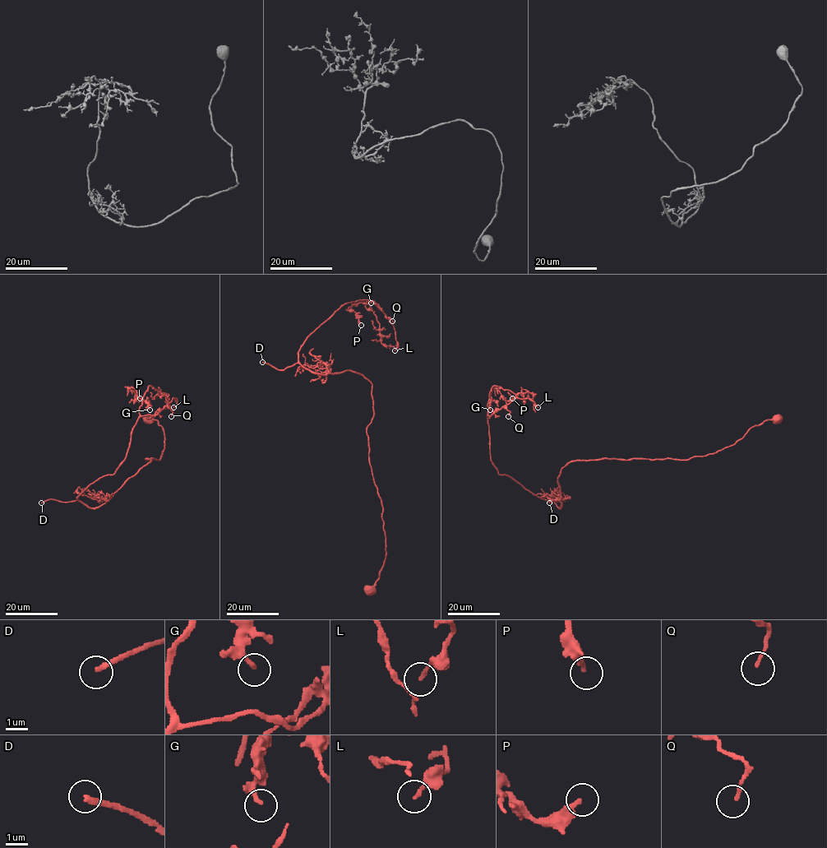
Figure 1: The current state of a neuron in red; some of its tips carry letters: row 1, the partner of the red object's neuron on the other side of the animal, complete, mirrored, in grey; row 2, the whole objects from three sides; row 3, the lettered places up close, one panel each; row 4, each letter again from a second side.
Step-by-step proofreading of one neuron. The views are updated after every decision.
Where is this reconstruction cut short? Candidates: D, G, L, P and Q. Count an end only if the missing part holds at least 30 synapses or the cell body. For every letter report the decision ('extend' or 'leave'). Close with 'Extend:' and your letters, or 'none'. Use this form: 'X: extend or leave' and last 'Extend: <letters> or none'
D: extend
G: leave
L: leave
P: extend
Q: leave
Extend: D, P

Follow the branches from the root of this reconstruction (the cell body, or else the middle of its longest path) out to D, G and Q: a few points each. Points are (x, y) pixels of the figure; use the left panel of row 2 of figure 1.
D: (149, 419), (162, 428), (160, 459), (145, 459), (153, 460), (104, 502), (95, 507), (77, 500), (41, 502)
G: (149, 419), (162, 428), (160, 459), (145, 459), (101, 505), (78, 500), (115, 472), (143, 400), (150, 410)
Q: (149, 419), (162, 428), (160, 459), (101, 505), (78, 500), (115, 472), (140, 416), (171, 416)

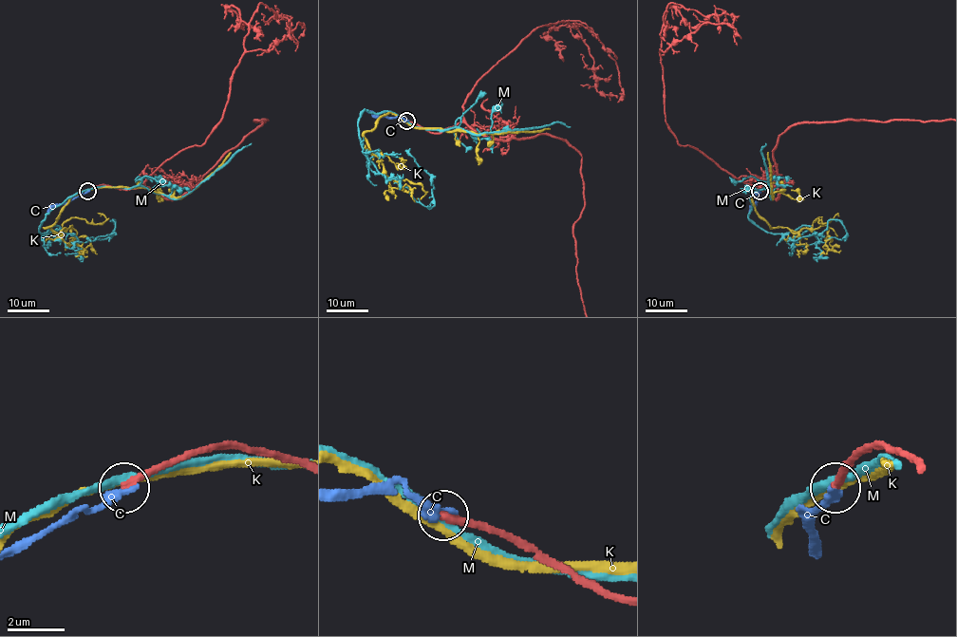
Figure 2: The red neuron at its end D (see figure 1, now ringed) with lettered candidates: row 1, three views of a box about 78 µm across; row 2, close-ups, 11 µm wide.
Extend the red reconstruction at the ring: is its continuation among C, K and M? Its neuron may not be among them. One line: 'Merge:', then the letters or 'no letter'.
Merge: no letter

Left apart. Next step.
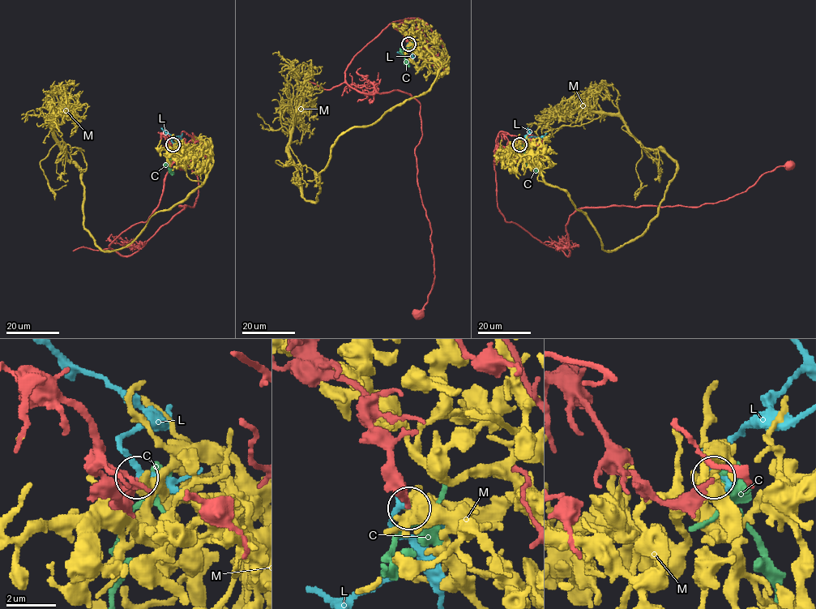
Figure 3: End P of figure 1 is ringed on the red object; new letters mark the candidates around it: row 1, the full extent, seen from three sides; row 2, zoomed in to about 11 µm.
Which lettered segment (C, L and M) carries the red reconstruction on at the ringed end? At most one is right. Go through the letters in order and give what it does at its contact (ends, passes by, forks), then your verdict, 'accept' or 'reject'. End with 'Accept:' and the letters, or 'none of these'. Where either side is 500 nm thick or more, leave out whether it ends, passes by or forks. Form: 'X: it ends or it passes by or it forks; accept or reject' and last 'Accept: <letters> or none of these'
C: reject
L: it passes by; accept
M: it passes by; reject
Accept: L

